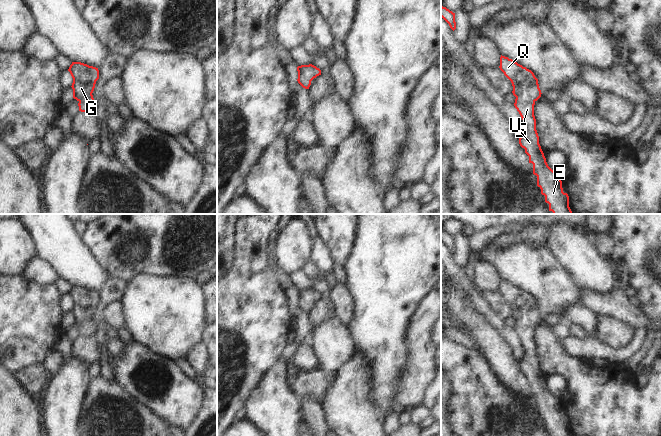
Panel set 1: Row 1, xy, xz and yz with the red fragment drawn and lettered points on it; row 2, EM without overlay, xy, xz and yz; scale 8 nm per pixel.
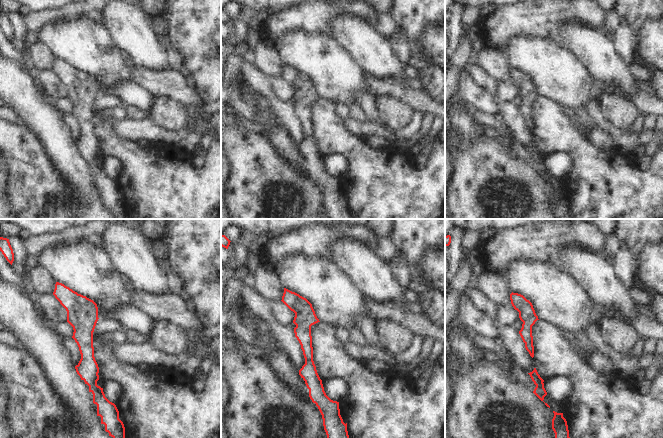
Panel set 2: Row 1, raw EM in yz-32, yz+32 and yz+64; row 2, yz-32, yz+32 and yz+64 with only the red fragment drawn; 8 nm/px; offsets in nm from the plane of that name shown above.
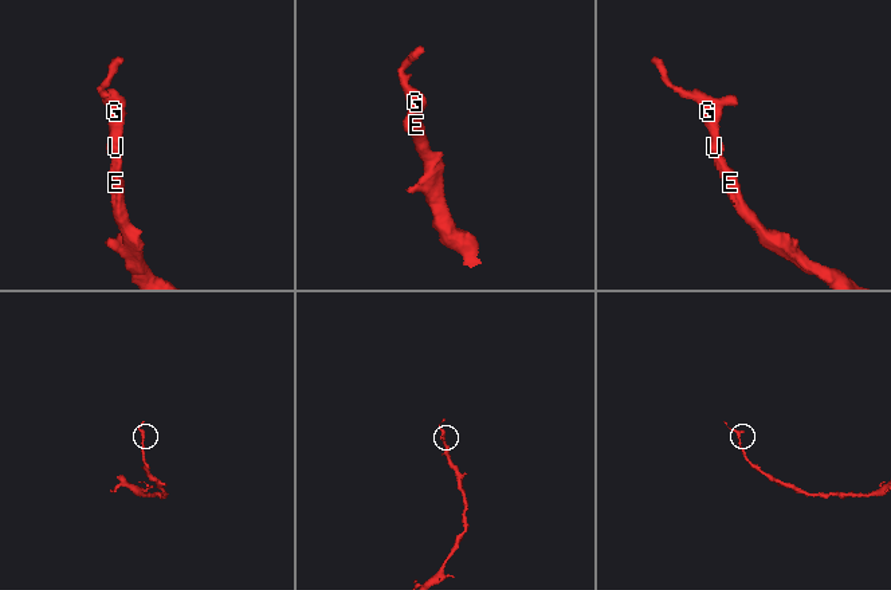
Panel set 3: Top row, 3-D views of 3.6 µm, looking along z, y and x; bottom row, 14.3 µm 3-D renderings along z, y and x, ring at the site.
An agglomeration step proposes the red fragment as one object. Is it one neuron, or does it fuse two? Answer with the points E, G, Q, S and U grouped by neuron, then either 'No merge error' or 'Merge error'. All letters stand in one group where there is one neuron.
Groups: E G Q S U. No merge error.

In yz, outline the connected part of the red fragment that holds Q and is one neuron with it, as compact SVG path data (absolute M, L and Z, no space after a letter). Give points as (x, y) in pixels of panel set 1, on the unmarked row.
M502 279L499 292L512 307L512 317L516 321L514 330L519 336L524 350L519 368L529 380L529 387L533 388L533 398L537 400L537 410L541 413L541 418L545 420L545 426L549 428L549 435L572 436L569 431L569 420L563 416L560 398L548 390L539 368L534 340L535 326L542 318L538 303L531 294Z

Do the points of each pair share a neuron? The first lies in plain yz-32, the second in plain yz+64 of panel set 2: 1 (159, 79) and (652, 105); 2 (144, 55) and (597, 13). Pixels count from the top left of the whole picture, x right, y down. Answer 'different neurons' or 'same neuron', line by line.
1: same neuron
2: different neurons

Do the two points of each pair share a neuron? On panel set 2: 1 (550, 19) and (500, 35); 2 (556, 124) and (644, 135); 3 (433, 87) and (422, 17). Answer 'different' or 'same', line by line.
1: same
2: different
3: same

